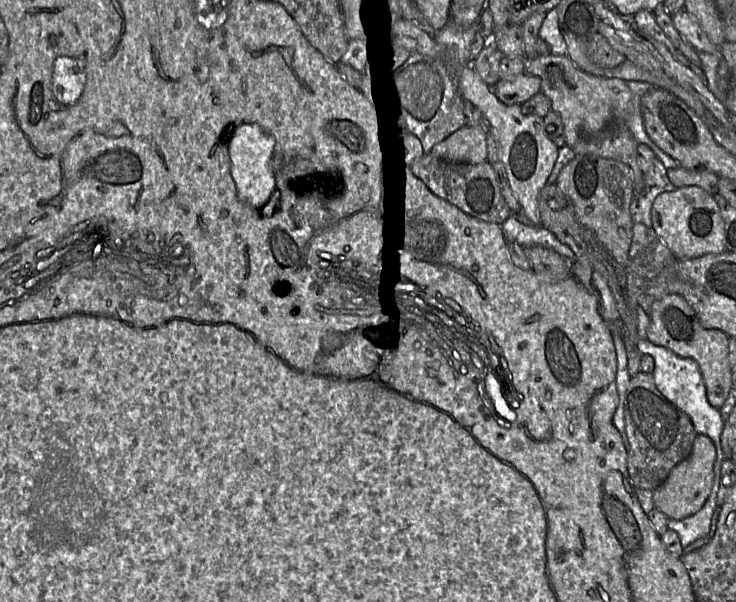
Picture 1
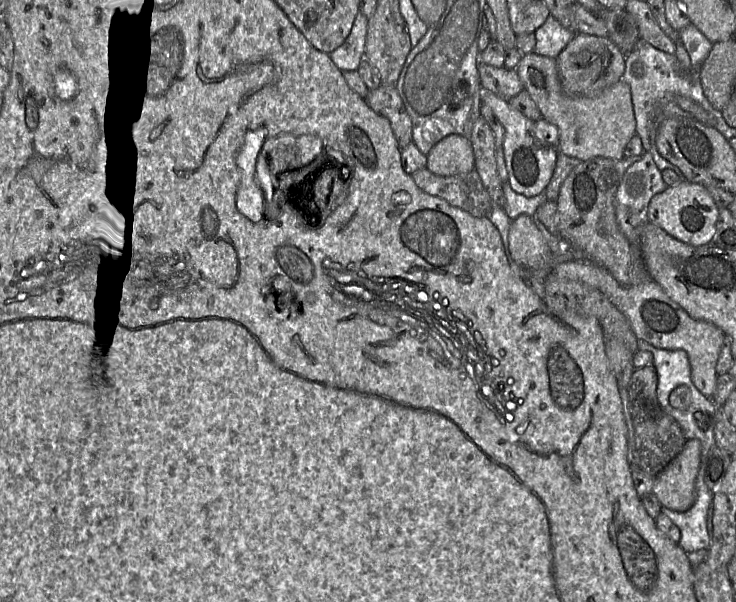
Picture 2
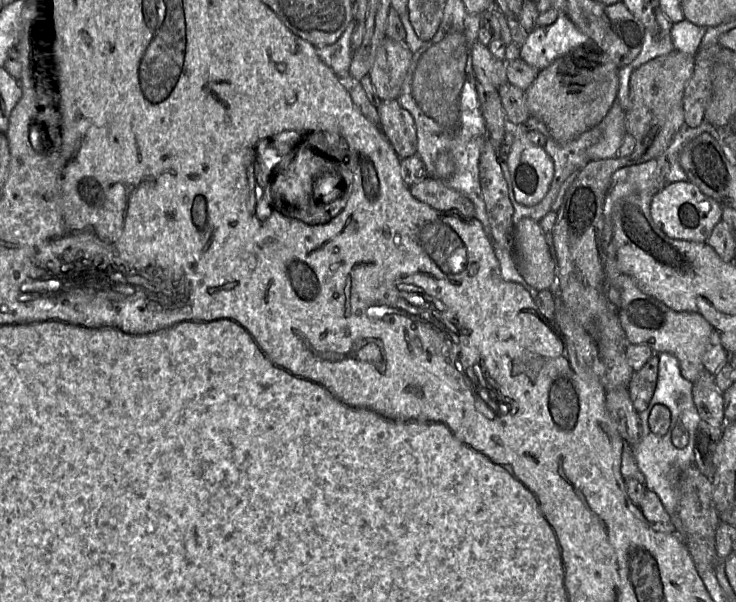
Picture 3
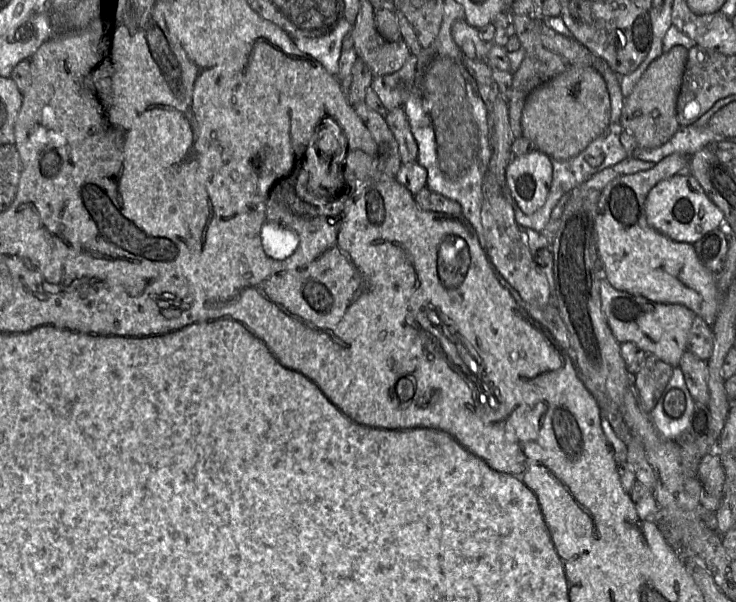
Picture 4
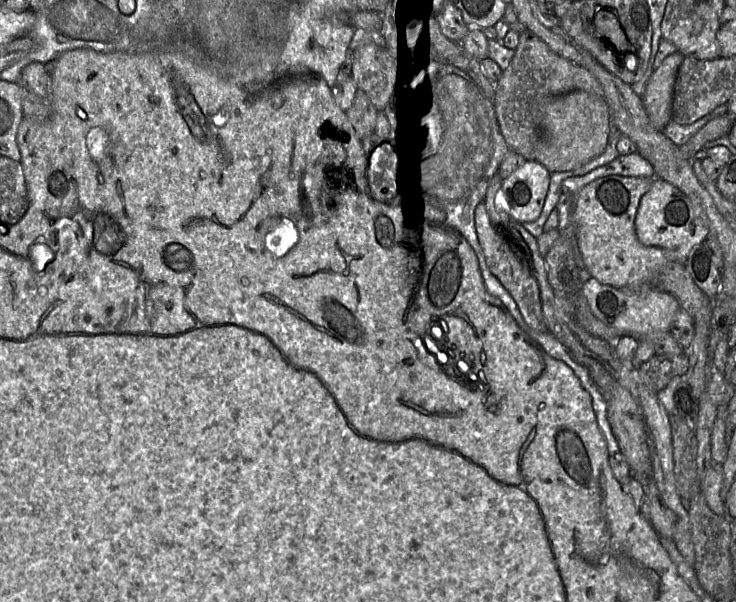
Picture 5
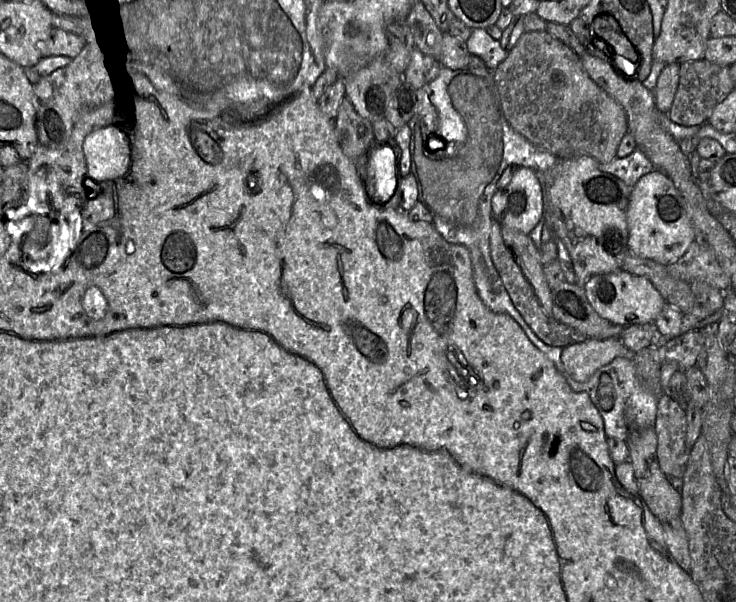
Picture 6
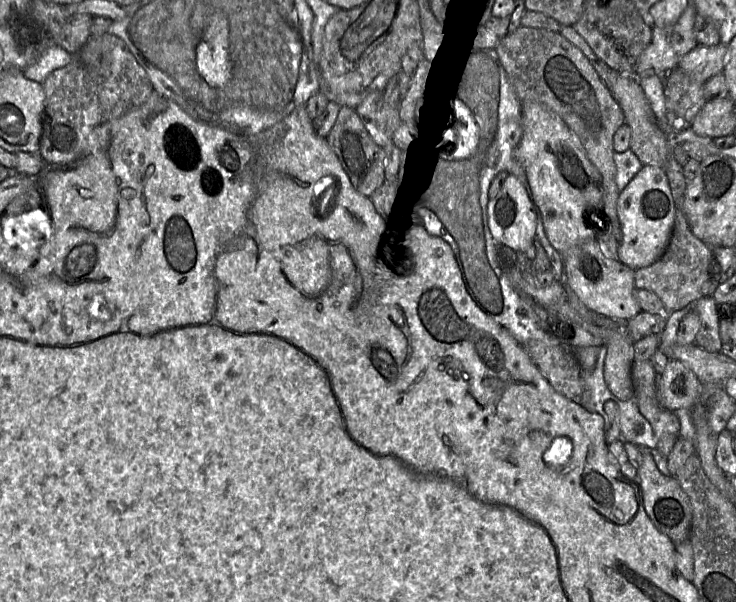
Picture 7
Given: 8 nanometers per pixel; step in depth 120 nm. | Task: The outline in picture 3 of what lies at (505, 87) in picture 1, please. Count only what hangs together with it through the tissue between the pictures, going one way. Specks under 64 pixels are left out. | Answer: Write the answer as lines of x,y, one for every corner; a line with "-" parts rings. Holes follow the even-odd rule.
478,40
472,47
472,68
477,81
483,84
491,84
496,88
508,82
506,63
495,58
488,46

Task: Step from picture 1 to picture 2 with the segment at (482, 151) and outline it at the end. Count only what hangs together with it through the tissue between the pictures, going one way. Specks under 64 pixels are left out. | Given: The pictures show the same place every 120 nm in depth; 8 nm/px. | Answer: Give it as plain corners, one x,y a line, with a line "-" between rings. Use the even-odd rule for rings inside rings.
458,134
443,138
427,154
426,168
443,177
467,174
475,169
475,156
470,139

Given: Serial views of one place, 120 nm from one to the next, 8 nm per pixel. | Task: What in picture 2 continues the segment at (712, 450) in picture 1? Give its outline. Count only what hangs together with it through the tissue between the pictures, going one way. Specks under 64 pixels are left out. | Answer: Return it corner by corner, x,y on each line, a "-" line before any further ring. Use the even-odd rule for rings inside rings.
688,440
683,450
654,477
652,492
661,506
676,512
686,512
693,506
700,464
701,442

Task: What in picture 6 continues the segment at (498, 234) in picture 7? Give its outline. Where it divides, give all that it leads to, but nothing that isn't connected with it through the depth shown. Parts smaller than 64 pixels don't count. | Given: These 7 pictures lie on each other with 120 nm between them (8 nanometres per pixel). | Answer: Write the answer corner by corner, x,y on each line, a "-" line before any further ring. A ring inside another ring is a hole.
519,167
508,186
496,190
491,201
494,220
525,235
529,235
539,223
543,205
540,174
528,167

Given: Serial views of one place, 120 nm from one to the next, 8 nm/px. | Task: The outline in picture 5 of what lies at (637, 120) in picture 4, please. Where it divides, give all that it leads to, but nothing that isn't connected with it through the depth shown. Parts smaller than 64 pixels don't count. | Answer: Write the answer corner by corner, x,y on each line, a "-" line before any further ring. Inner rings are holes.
676,51
667,56
649,78
641,100
654,129
662,131
672,120
674,87
685,56

